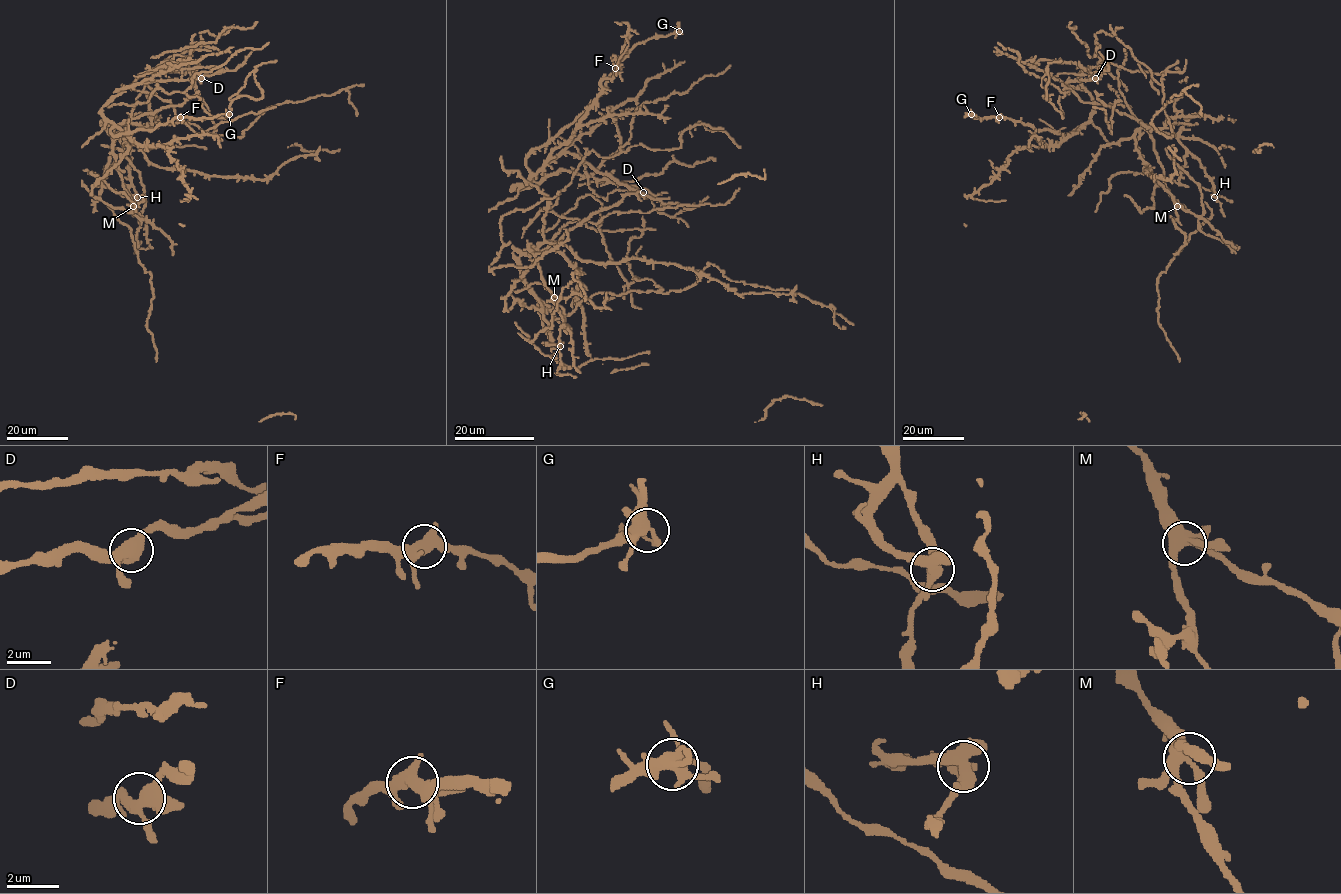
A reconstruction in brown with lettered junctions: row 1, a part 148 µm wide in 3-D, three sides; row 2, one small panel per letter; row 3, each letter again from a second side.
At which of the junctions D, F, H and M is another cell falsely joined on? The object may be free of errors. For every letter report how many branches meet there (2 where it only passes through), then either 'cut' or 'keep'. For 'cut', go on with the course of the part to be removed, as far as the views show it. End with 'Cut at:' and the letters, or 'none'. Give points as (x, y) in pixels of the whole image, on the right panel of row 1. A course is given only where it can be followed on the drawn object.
D: branches 5; keep
F: branches 5; keep
H: branches 4; keep
M: branches 5; keep
Cut at: none

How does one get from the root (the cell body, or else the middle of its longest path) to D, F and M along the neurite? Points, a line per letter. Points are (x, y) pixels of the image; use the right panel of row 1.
D: (1119, 69), (1130, 48), (1161, 85), (1167, 71), (1102, 61), (1091, 75), (1058, 74), (1063, 82), (1095, 78)
F: (1119, 69), (1130, 48), (1161, 85), (1167, 71), (1058, 73), (1094, 106), (1067, 135), (1000, 116)
M: (1119, 69), (1119, 92), (1142, 125), (1136, 149), (1143, 164), (1171, 195), (1177, 206)

